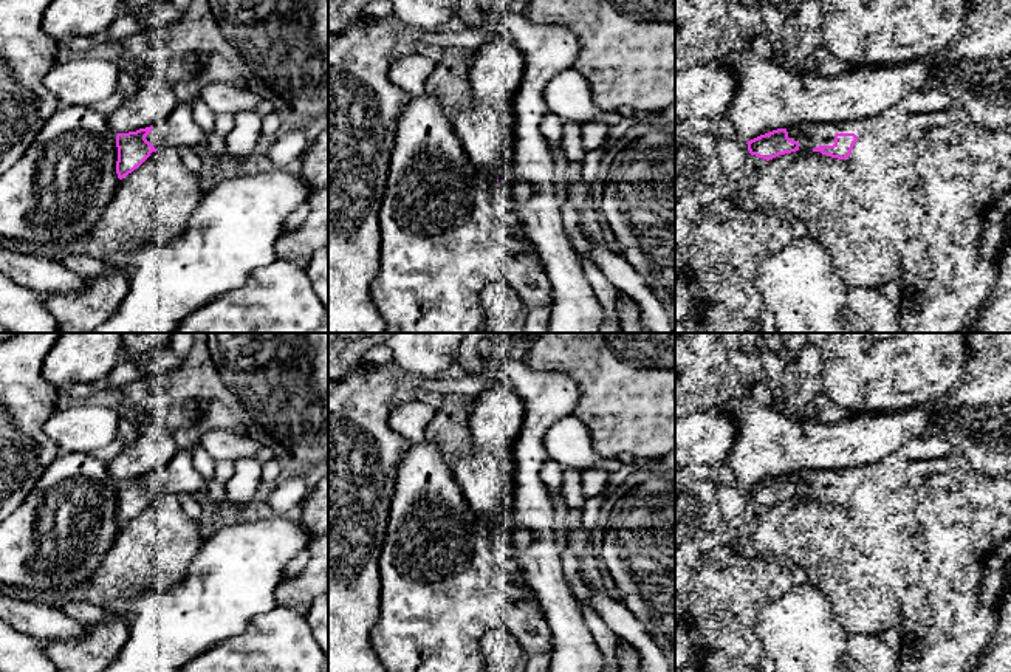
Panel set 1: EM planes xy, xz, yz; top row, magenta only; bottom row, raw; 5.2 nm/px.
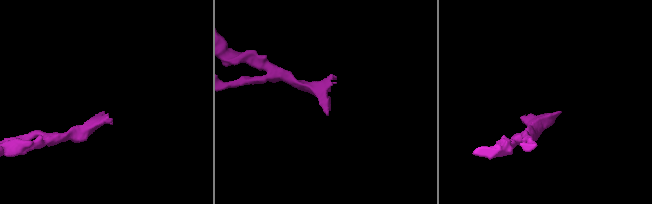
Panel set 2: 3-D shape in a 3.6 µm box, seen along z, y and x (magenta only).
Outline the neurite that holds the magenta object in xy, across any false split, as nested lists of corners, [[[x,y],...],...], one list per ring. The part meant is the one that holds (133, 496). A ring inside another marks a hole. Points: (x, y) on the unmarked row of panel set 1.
[[[180,449],[163,468],[136,478],[116,482],[118,525],[122,526],[132,520],[158,495],[190,494],[203,497],[204,492],[206,482],[195,468],[190,452]]]

